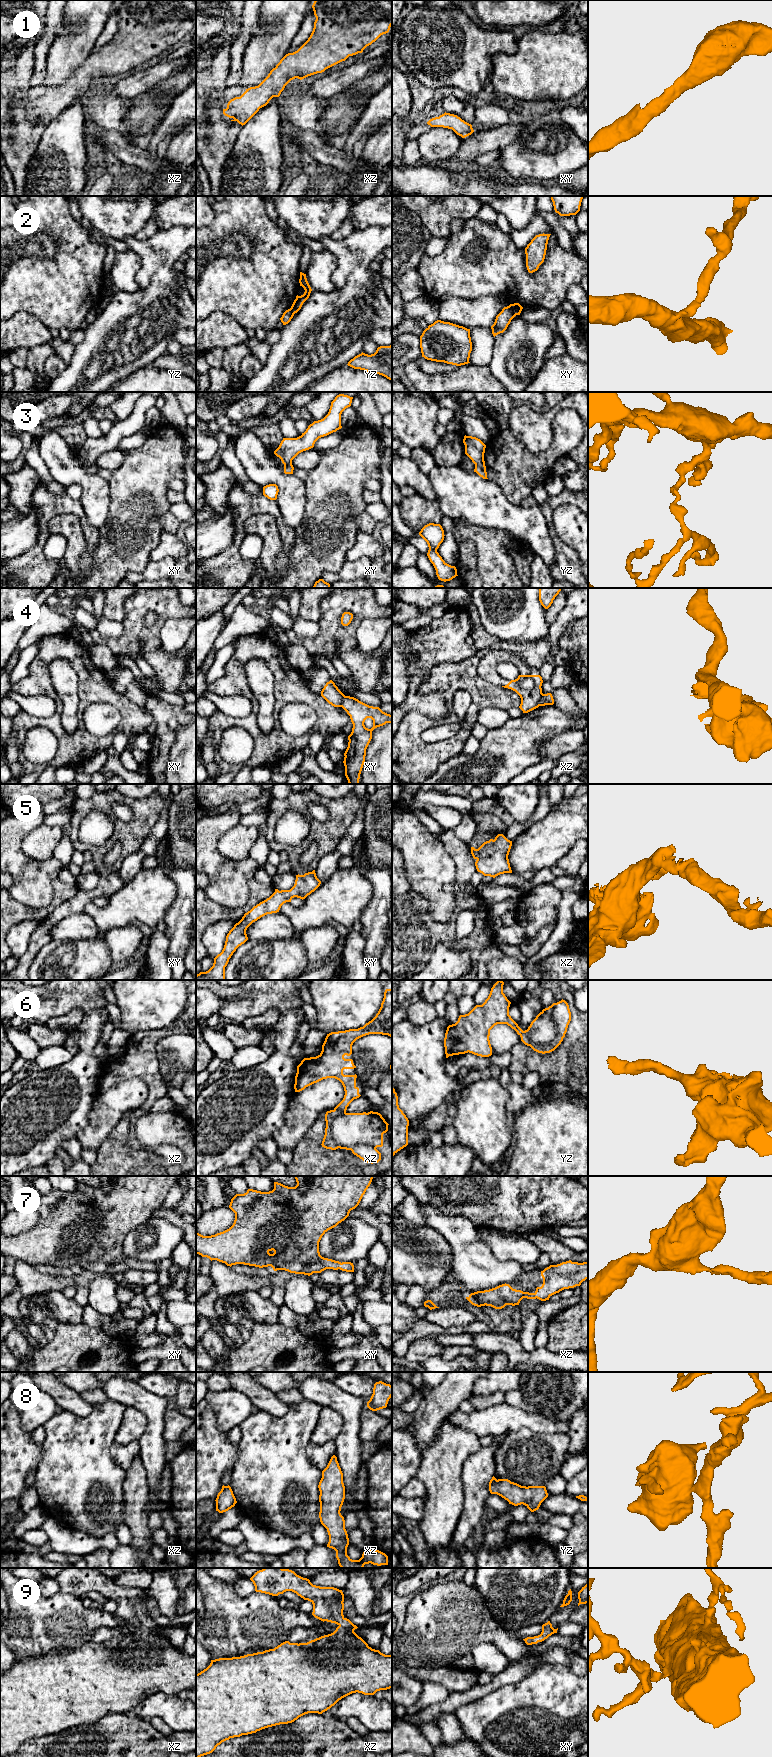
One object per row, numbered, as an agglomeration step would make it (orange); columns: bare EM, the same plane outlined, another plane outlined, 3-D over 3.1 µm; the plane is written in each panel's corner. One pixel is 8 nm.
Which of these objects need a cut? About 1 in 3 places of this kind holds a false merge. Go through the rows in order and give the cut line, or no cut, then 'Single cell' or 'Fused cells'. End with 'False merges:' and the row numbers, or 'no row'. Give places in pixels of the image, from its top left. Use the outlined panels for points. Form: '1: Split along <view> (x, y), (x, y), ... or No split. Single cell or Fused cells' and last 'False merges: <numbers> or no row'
1: No split. Single cell
2: Split along xy (509, 305), (516, 314). Fused cells
3: Split along yz (484, 463), (475, 466). Fused cells
4: Split along xz (543, 694), (538, 705). Fused cells
5: No split. Single cell
6: Split along yz (555, 1003), (552, 1017), (556, 1036), (547, 1046), (538, 1046). Fused cells
7: No split. Single cell
8: No split. Single cell
9: No split. Single cell
False merges: 2, 3, 4, 6

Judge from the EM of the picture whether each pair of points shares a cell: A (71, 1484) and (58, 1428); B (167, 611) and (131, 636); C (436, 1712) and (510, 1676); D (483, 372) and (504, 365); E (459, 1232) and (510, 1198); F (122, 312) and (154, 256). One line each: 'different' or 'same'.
A: same
B: same
C: same
D: different
E: different
F: same

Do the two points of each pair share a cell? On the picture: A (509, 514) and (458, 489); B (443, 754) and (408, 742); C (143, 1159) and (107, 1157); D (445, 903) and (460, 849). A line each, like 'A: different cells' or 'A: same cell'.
A: same cell
B: same cell
C: same cell
D: different cells

